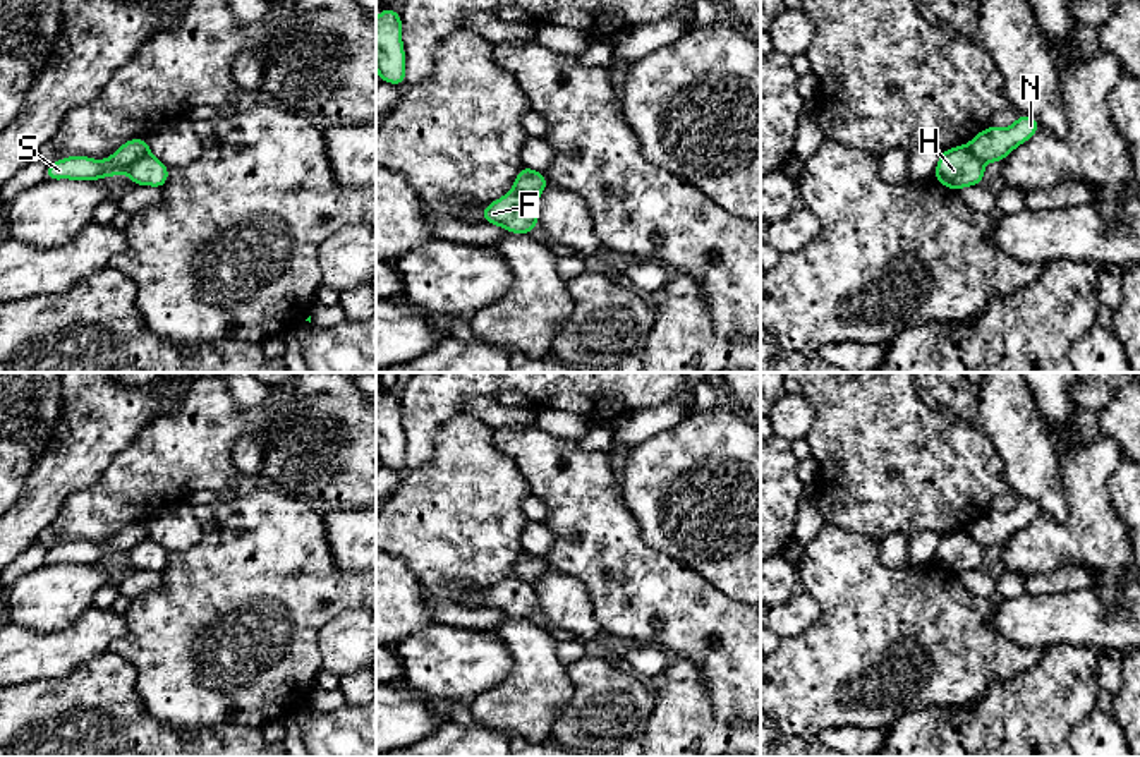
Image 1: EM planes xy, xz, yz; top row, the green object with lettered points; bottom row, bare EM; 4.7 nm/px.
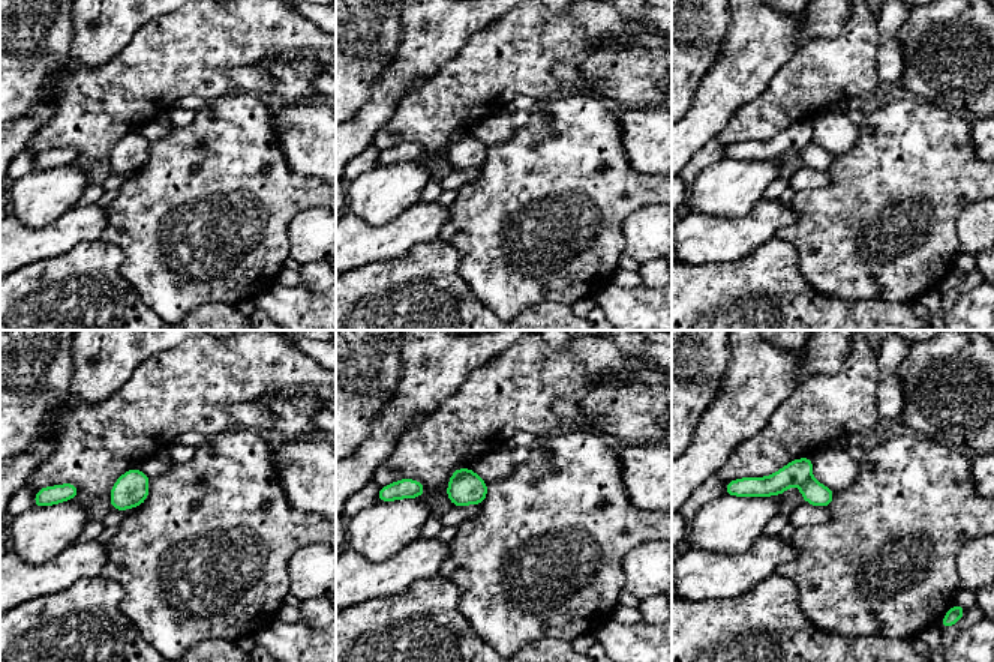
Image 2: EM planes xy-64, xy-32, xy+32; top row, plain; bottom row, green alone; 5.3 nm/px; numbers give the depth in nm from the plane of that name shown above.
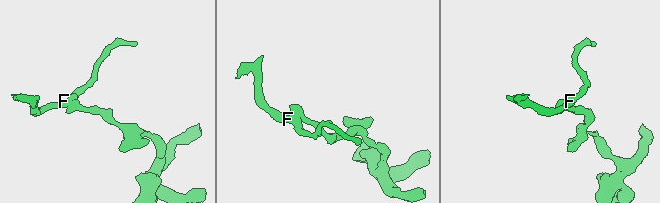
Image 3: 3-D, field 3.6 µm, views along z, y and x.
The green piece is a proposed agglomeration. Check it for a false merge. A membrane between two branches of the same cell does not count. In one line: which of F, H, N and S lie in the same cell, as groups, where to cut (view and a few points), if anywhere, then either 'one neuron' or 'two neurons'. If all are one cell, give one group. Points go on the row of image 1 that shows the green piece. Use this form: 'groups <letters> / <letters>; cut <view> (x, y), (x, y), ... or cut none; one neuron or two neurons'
groups F N S / H; cut xy (148, 151), (119, 172); two neurons

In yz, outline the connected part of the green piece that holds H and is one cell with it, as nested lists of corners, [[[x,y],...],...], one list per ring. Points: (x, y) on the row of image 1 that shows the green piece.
[[[967,146],[949,148],[941,153],[934,177],[944,187],[960,191],[967,185],[980,185],[984,163]]]

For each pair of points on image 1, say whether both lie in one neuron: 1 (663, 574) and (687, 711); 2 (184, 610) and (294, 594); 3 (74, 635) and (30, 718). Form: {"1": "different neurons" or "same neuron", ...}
{"1": "different neurons", "2": "same neuron", "3": "different neurons"}

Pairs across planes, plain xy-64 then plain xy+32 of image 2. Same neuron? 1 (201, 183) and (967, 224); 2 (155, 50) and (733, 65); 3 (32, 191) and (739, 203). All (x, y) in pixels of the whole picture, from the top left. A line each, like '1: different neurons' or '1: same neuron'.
1: different neurons
2: different neurons
3: same neuron

